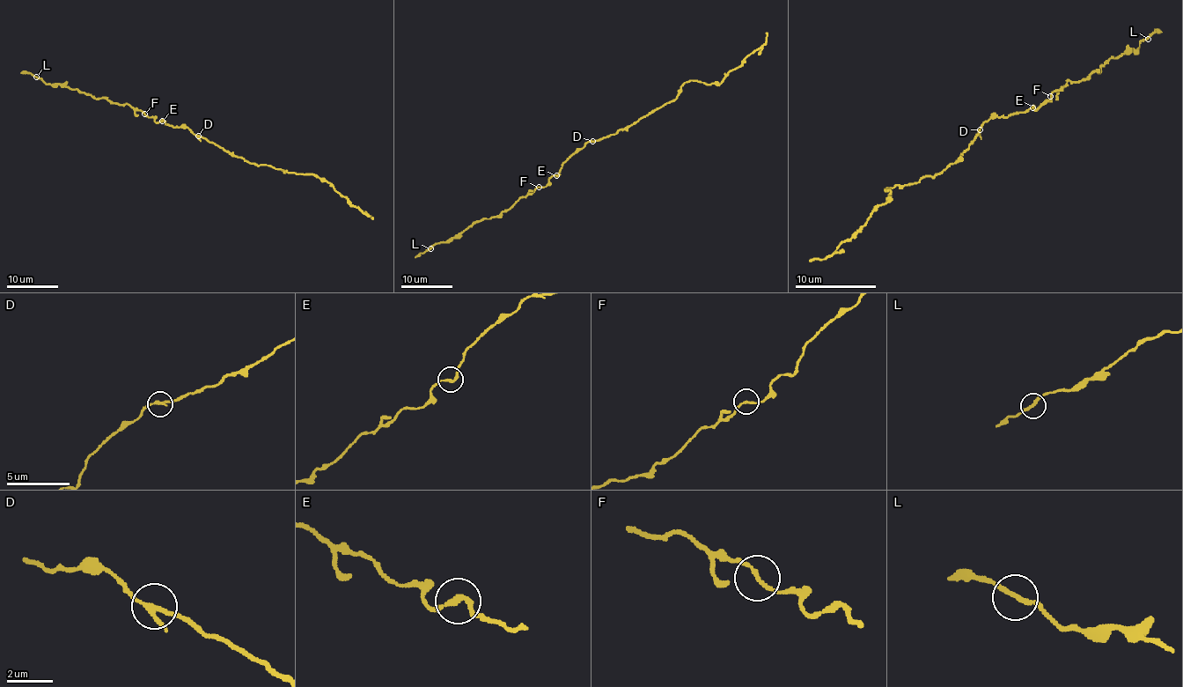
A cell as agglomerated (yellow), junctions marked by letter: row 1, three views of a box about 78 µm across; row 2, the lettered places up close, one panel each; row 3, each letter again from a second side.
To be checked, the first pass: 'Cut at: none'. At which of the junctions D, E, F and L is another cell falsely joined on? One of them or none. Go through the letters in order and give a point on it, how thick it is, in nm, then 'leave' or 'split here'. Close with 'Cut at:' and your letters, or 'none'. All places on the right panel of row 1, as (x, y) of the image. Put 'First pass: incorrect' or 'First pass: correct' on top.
First pass: incorrect
D: place (980, 129); calibre 220 nm; split here
E: place (1032, 107); calibre 200 nm; leave
F: place (1050, 96); calibre 140 nm; leave
L: place (1148, 39); calibre 220 nm; leave
Cut at: D

